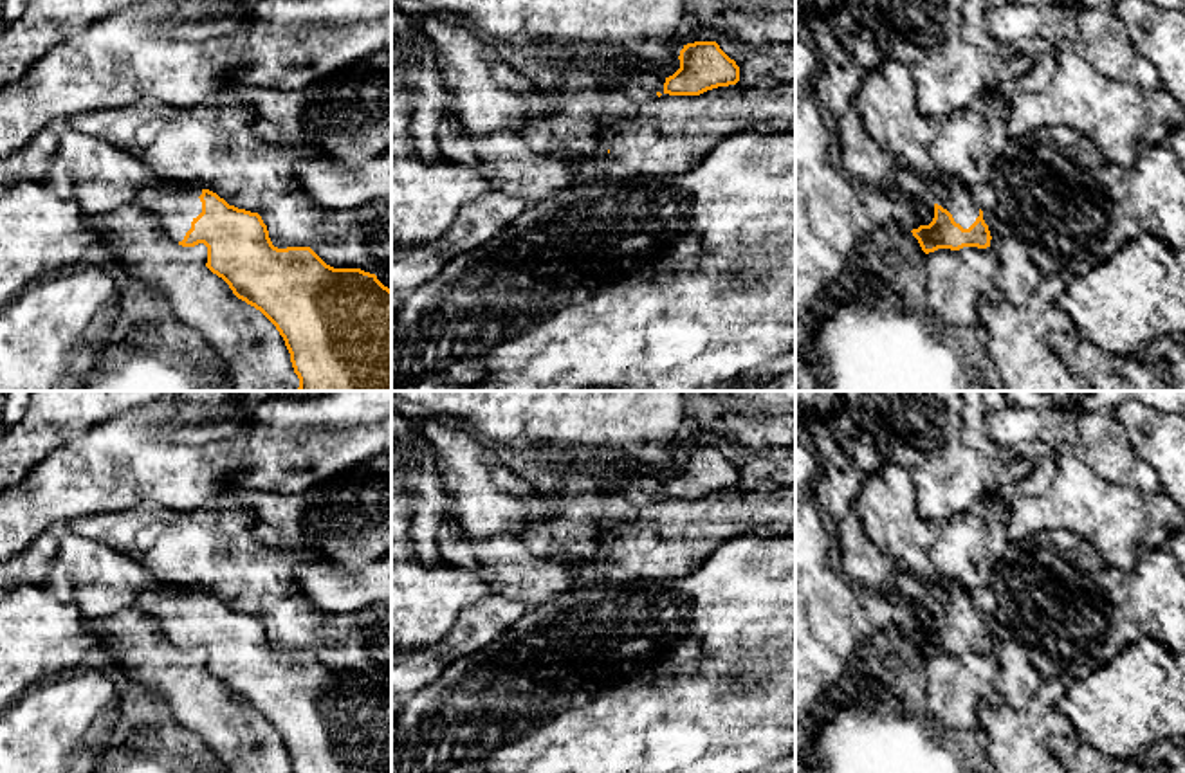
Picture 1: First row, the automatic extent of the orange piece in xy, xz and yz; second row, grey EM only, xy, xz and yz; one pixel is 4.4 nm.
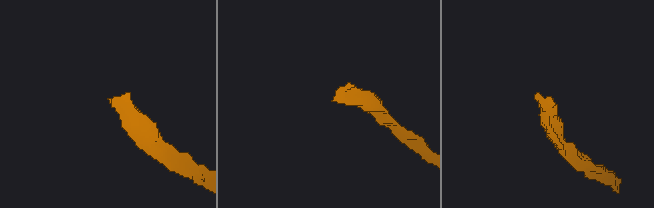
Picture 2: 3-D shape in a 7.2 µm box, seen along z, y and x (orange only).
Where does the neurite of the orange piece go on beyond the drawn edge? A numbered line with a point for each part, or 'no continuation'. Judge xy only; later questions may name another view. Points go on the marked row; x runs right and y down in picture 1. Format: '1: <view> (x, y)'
1: xy (175, 204)

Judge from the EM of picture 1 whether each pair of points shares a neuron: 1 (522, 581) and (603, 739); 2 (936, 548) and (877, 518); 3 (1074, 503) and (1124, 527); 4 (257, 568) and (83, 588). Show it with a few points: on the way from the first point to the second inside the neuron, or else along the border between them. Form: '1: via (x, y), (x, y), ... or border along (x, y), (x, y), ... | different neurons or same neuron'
1: border along (572, 586), (531, 608) | different neurons
2: via (922, 546), (891, 523) | same neuron
3: via (1086, 503), (1111, 518) | same neuron
4: border along (121, 552), (130, 555), (157, 581) | different neurons

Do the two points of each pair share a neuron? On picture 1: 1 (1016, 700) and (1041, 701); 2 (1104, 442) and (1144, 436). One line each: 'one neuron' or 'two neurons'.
1: two neurons
2: two neurons

